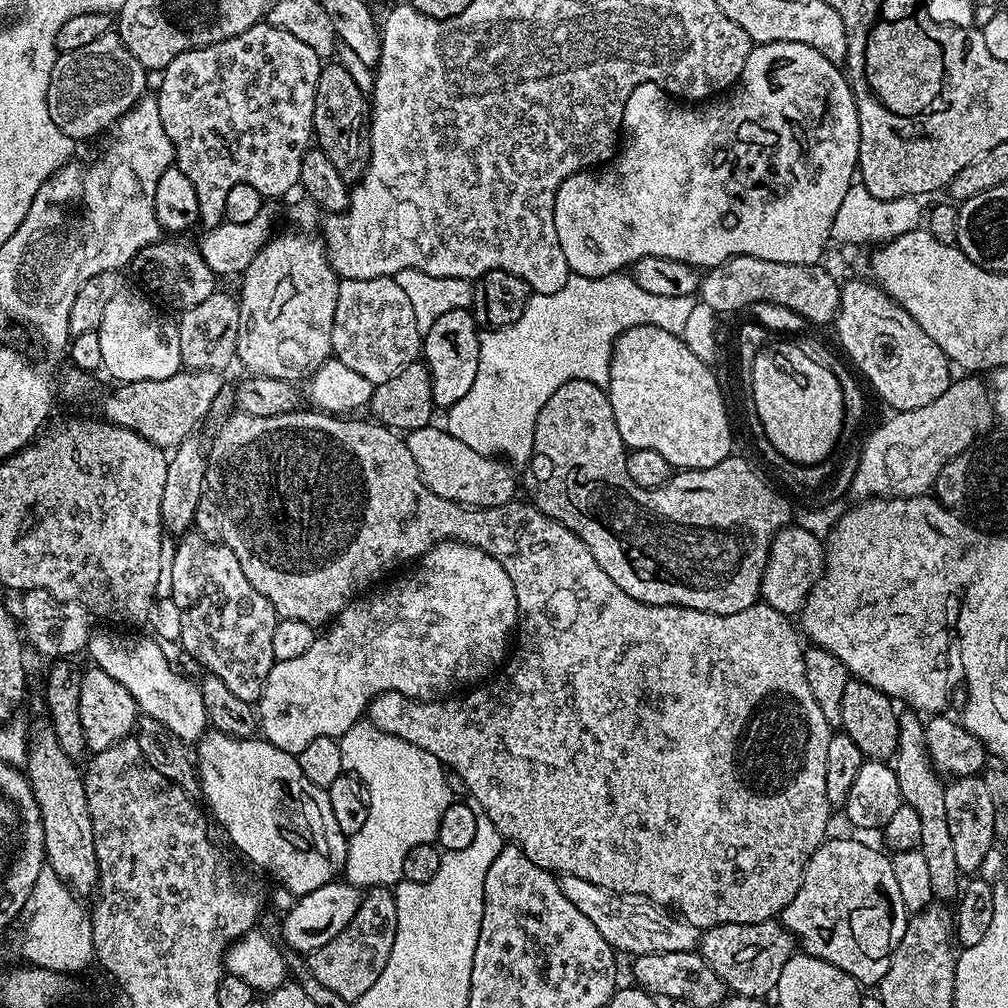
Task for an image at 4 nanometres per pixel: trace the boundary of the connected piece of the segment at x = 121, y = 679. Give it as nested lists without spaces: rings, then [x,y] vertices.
[[[96,630],[88,637],[86,656],[92,659],[91,663],[110,674],[114,682],[126,686],[143,715],[162,722],[162,726],[166,726],[166,730],[170,730],[170,734],[174,734],[185,745],[195,745],[209,727],[199,683],[195,679],[187,680],[182,673],[172,669],[164,653],[165,645],[155,636],[139,636],[136,630],[108,631],[112,632]]]

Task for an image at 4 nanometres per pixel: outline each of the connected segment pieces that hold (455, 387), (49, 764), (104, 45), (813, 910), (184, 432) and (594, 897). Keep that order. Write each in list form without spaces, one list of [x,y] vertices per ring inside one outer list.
[[[454,308],[442,314],[422,336],[422,363],[428,370],[432,383],[432,402],[437,409],[452,408],[454,402],[458,402],[458,398],[466,398],[466,390],[474,386],[481,335],[475,315],[468,308]]]
[[[41,718],[36,725],[31,725],[26,775],[28,785],[31,786],[34,798],[38,802],[38,810],[42,814],[46,864],[54,870],[54,874],[58,874],[61,885],[69,884],[78,895],[84,896],[95,889],[100,871],[94,854],[94,826],[90,818],[90,806],[86,802],[84,778],[81,769],[78,770],[76,767],[78,767],[77,763],[64,753],[62,746],[58,746],[58,738],[47,719]]]
[[[115,31],[81,46],[79,50],[61,52],[54,62],[48,87],[50,118],[56,120],[58,130],[73,142],[88,140],[103,128],[111,129],[145,95],[149,73]]]
[[[825,839],[812,855],[804,871],[798,894],[784,907],[782,923],[798,941],[805,956],[817,956],[838,966],[854,977],[861,986],[879,985],[890,966],[890,956],[902,938],[910,919],[908,907],[902,902],[898,878],[894,878],[891,859],[860,840]]]
[[[181,370],[170,378],[140,380],[117,385],[102,404],[101,415],[107,423],[134,429],[151,444],[170,450],[187,439],[205,417],[211,415],[215,398],[226,386],[217,370]]]
[[[561,875],[559,882],[562,894],[566,894],[566,898],[570,898],[570,902],[574,902],[574,906],[578,906],[578,910],[582,910],[590,922],[594,922],[598,934],[602,934],[602,938],[606,938],[606,942],[617,953],[632,952],[631,955],[637,957],[663,952],[697,951],[701,929],[673,914],[667,907],[653,904],[645,896],[630,896],[594,886],[594,882],[586,882],[586,878]]]

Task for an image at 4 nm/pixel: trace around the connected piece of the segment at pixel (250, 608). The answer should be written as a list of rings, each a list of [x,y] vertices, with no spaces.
[[[195,530],[181,535],[176,549],[170,552],[170,569],[173,574],[172,601],[178,606],[178,614],[182,614],[182,634],[178,644],[182,646],[205,669],[205,673],[222,678],[226,687],[234,695],[249,702],[259,701],[262,690],[266,686],[266,678],[270,674],[274,658],[274,626],[278,619],[274,606],[254,586],[250,586],[250,578],[242,571],[238,557],[228,545],[208,541]]]

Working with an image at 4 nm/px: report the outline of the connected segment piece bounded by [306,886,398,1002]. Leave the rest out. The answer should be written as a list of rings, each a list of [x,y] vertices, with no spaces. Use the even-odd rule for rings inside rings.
[[[388,886],[369,888],[361,895],[358,912],[342,931],[326,946],[307,953],[306,959],[310,973],[329,990],[334,990],[339,997],[356,1001],[378,982],[378,974],[394,950],[394,934],[398,926],[398,906],[393,889]]]

